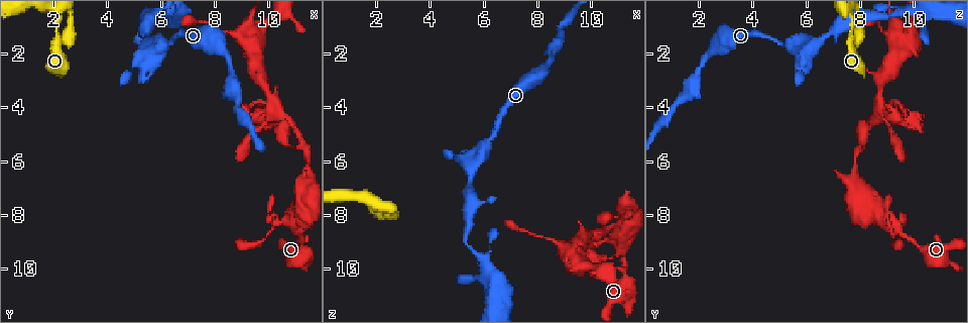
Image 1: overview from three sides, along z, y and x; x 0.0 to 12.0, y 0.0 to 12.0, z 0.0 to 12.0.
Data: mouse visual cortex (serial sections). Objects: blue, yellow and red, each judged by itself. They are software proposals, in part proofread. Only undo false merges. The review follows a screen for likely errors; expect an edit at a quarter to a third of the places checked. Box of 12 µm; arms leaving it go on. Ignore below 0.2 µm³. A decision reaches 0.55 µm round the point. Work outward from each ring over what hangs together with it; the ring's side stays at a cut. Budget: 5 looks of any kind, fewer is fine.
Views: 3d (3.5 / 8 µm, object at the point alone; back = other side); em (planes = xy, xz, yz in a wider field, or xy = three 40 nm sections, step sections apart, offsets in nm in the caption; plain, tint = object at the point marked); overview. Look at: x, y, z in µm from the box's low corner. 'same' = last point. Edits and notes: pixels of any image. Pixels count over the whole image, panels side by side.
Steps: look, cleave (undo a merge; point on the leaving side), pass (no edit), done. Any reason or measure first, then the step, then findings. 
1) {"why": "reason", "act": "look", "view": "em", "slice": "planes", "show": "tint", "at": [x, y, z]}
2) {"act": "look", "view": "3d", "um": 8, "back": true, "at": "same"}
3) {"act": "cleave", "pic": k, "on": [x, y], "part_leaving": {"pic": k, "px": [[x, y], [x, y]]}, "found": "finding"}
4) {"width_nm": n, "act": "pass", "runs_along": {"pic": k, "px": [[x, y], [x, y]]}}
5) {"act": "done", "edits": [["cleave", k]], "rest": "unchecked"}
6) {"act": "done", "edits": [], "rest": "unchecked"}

{"why": "three arms meet", "act": "look", "view": "3d", "um": 8, "at": [2.2, 0.9, 7.6]}

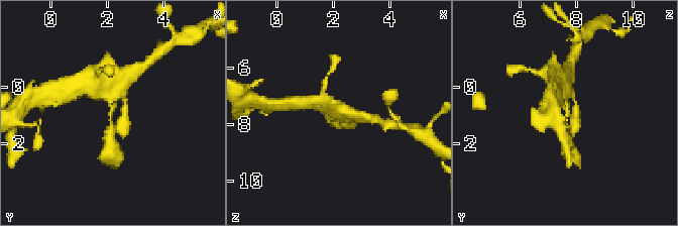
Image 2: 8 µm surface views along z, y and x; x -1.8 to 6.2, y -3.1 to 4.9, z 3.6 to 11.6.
{"act": "look", "view": "em", "slice": "xy", "step": 2, "show": "tint", "at": [2.1, 1.1, 7.6]}

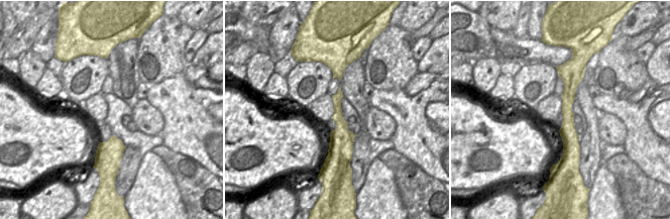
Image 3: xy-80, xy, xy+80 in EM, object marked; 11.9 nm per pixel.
{"arm_widths_nm": [200, 200, 250], "act": "pass", "runs_along": {"pic": 2, "px": [[109, 144], [112, 104], [103, 89]]}, "found": "one cell here"}

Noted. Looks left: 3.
{"why": "a narrow waist", "act": "look", "view": "3d", "um": 8, "at": [10.2, 4.0, 8.8]}

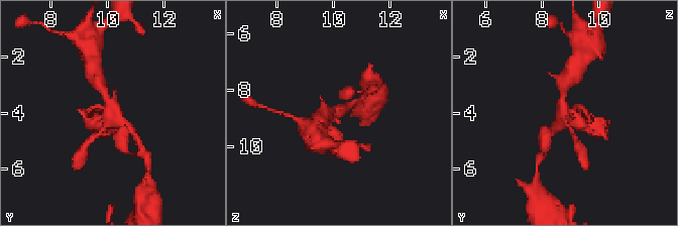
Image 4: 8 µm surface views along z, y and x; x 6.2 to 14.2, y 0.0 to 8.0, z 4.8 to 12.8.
{"why": "need the tissue", "act": "look", "view": "em", "slice": "xy", "step": 1, "show": "tint", "at": [10.2, 4.1, 8.8]}

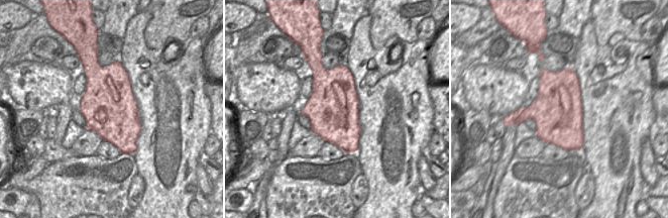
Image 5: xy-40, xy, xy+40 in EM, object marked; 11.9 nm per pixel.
{"width_nm": 600, "act": "cleave", "pic": 4, "on": [579, 107], "border": {"pic": 5, "px": [[526, 109], [520, 115], [519, 121]]}, "found": "two cells meet here"}

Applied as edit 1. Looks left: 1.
{"act": "done", "edits": [["cleave", 4]], "rest": "unchecked"}

